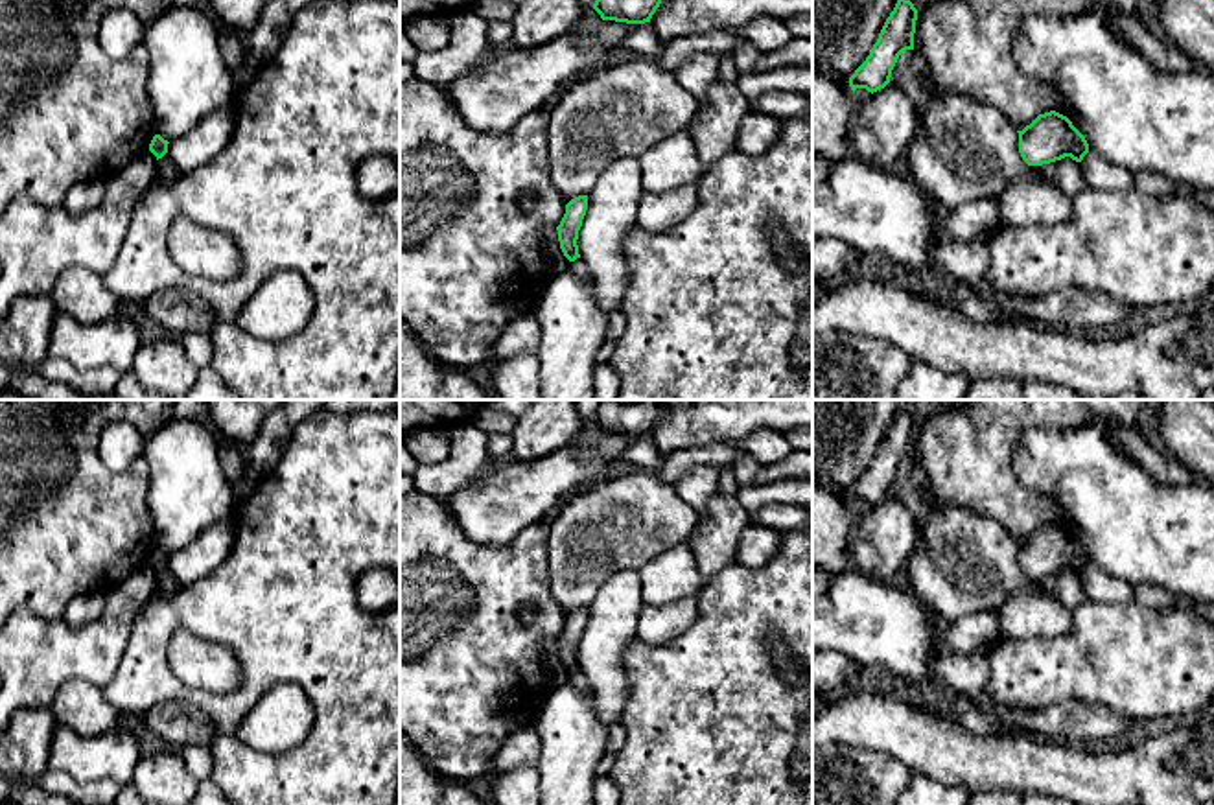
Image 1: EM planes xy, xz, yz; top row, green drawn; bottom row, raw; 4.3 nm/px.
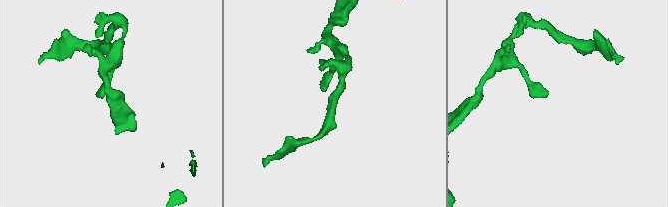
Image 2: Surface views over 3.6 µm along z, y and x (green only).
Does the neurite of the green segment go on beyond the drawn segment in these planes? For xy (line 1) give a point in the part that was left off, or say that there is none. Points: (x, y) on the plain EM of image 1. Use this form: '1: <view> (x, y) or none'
1: none

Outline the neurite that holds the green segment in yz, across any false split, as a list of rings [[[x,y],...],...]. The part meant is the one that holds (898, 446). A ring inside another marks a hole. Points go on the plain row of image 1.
[[[899,411],[870,468],[849,490],[853,505],[857,501],[866,501],[873,507],[890,496],[899,468],[906,462],[914,462],[916,433],[917,422],[914,416]]]

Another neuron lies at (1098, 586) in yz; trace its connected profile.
[[[1091,564],[1083,569],[1081,584],[1087,599],[1103,604],[1126,604],[1135,601],[1135,589],[1131,584],[1107,575],[1098,566]]]

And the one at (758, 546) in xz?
[[[750,525],[744,529],[739,549],[737,564],[739,566],[763,566],[766,564],[779,549],[783,532]]]

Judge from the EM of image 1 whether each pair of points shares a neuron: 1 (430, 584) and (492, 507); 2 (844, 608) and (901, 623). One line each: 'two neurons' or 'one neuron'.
1: two neurons
2: one neuron

